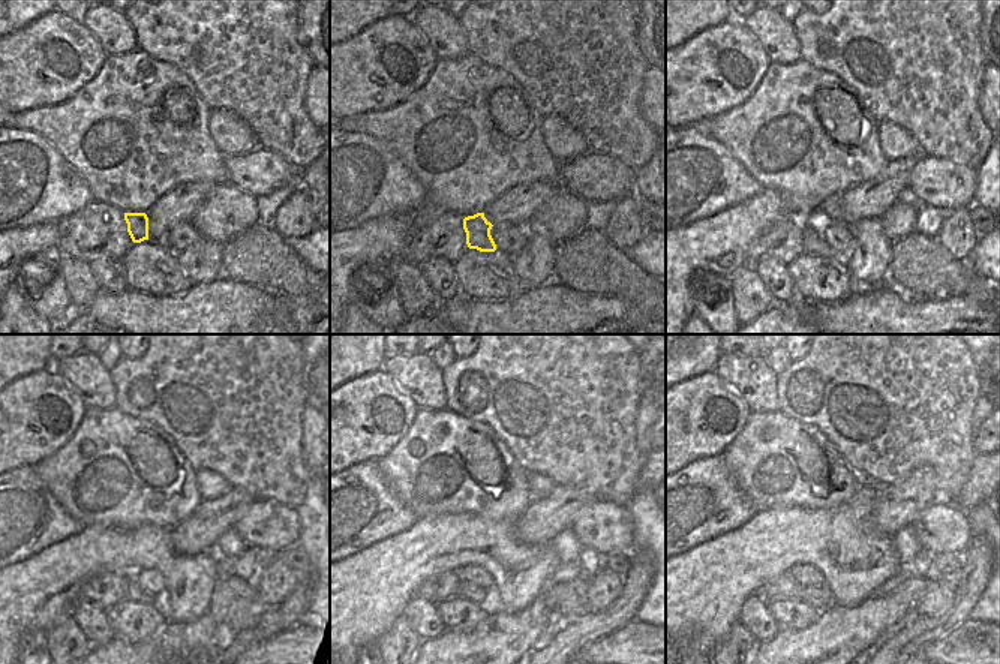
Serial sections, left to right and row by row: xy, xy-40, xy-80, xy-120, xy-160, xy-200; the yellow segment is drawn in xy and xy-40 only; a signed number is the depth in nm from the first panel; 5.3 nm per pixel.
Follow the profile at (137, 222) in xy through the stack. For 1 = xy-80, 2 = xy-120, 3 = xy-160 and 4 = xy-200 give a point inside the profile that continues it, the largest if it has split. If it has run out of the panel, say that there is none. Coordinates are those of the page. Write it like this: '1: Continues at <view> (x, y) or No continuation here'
1: Continues at xy-80 (813, 243)
2: Continues at xy-120 (134, 591)
3: Continues at xy-160 (473, 594)
4: Continues at xy-200 (819, 598)

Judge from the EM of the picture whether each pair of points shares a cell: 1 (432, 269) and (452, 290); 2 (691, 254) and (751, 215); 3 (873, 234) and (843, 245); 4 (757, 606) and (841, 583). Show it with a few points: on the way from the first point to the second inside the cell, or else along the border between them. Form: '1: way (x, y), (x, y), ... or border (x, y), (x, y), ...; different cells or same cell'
1: way (438, 275), (446, 287); same cell
2: way (706, 245), (718, 245), (736, 228); same cell
3: border (849, 227), (852, 233), (852, 255), (846, 263); different cells
4: border (759, 592), (754, 592), (742, 604), (738, 619); different cells

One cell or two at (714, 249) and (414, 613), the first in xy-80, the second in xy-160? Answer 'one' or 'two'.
two

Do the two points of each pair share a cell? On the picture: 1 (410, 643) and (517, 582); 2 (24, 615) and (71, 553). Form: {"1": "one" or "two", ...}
{"1": "two", "2": "one"}

